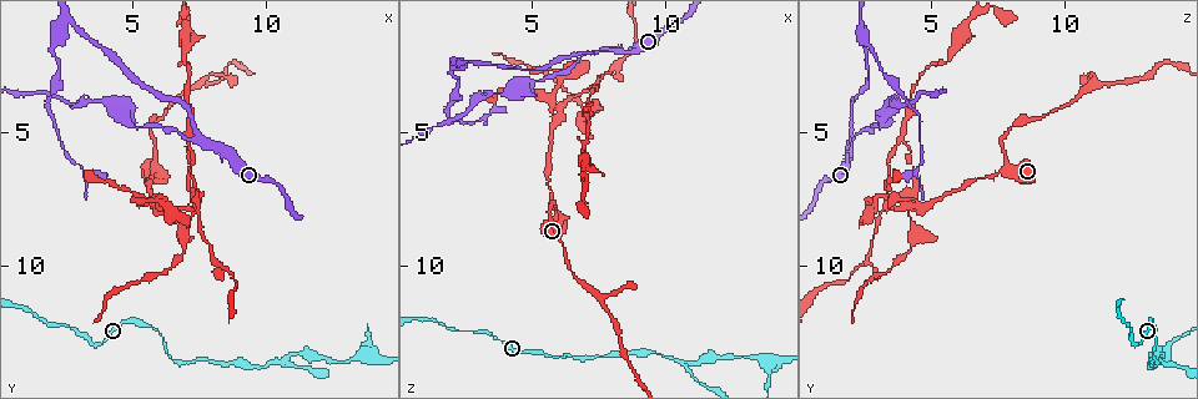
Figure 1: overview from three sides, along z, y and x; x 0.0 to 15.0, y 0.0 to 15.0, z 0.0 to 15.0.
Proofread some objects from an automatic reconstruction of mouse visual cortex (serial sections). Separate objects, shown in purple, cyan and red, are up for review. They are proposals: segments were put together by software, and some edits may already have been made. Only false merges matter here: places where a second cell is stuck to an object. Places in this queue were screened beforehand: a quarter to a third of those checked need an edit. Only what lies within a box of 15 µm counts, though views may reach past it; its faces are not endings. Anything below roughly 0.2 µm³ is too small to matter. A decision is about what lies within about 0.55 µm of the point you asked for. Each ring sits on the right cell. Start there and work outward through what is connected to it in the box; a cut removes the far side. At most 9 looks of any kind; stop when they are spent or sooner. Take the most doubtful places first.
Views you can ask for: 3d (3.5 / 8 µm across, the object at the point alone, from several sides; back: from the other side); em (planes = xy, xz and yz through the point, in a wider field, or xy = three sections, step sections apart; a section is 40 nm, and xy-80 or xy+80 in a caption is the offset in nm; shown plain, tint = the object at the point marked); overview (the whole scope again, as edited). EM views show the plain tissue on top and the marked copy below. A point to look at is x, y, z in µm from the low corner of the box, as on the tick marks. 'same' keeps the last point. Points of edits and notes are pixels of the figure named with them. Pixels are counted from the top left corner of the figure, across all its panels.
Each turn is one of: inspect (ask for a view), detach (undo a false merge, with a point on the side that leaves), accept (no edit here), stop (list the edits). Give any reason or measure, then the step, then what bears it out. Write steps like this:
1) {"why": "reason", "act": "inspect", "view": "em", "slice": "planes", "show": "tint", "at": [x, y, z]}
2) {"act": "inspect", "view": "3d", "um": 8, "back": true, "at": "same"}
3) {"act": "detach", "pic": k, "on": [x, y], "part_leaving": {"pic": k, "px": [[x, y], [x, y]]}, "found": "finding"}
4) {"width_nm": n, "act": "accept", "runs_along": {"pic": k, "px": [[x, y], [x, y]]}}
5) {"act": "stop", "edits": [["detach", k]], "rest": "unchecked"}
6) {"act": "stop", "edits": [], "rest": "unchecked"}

{"act": "inspect", "view": "3d", "um": 8, "at": [8.0, 5.3, 1.9]}

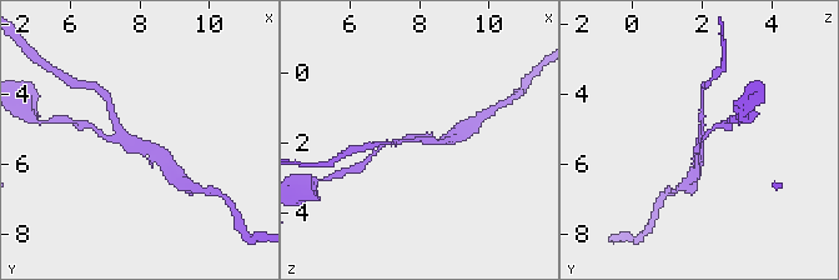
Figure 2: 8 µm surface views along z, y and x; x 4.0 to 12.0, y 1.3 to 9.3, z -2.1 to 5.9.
{"why": "shape alone is not enough", "act": "inspect", "view": "em", "slice": "xy", "step": 2, "show": "tint", "at": [8.0, 5.3, 1.8]}

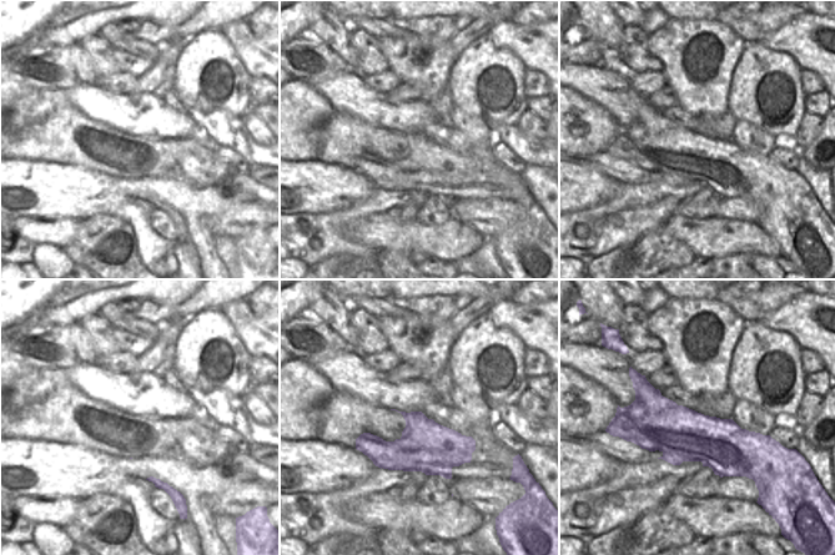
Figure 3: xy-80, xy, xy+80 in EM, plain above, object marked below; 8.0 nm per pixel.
{"act": "detach", "pic": 2, "on": [84, 124], "found": "two cells meet here"}

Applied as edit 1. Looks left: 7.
{"why": "see it whole again", "act": "inspect", "view": "overview"}

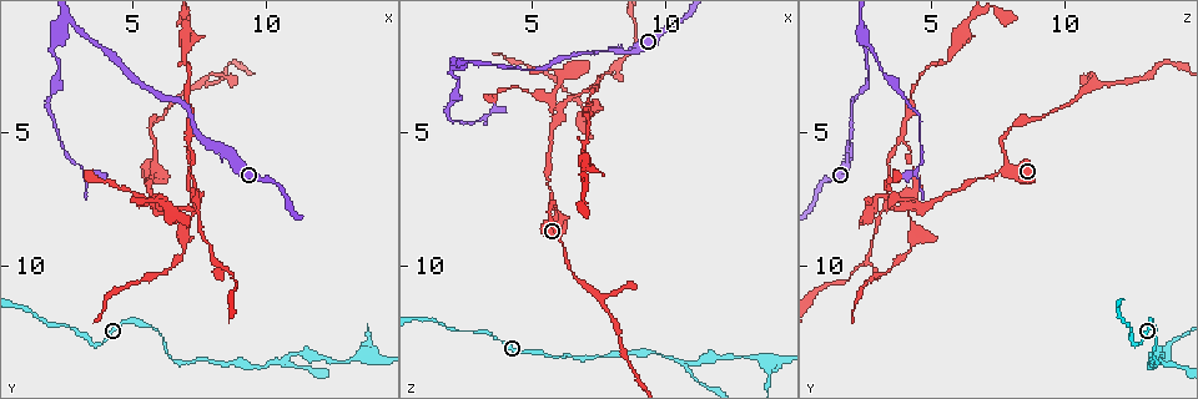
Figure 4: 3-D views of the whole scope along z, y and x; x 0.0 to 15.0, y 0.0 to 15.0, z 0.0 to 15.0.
{"why": "three-way junction", "act": "inspect", "view": "3d", "um": 8, "at": [10.7, 13.5, 13.5]}

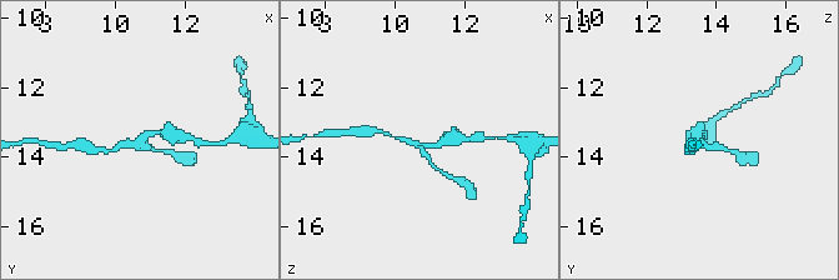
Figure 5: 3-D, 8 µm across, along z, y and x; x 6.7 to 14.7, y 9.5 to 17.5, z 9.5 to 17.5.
{"act": "inspect", "view": "em", "slice": "xy", "step": 2, "show": "tint", "at": [10.7, 13.6, 13.6]}

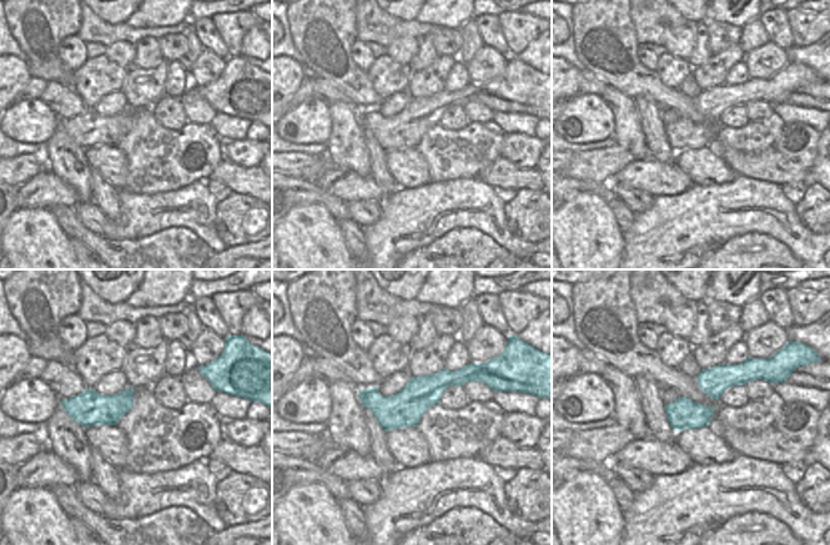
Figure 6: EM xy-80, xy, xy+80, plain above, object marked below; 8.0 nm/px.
{"arms": 3, "act": "accept", "runs_along": {"pic": 5, "px": [[105, 150], [152, 133], [169, 133]]}, "found": "one cell here"}

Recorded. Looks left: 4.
{"why": "two arms in line, one across", "act": "inspect", "view": "3d", "um": 3.5, "at": [5.9, 7.7, 4.7]}

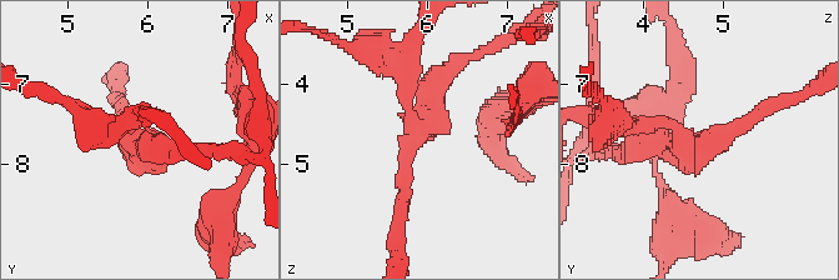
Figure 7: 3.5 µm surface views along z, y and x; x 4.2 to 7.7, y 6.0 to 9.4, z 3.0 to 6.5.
{"arms": 3, "arm_widths_nm": [200, 200, 300], "act": "inspect", "view": "em", "slice": "xy", "step": 2, "show": "tint", "at": [5.90, 7.75, 4.65]}

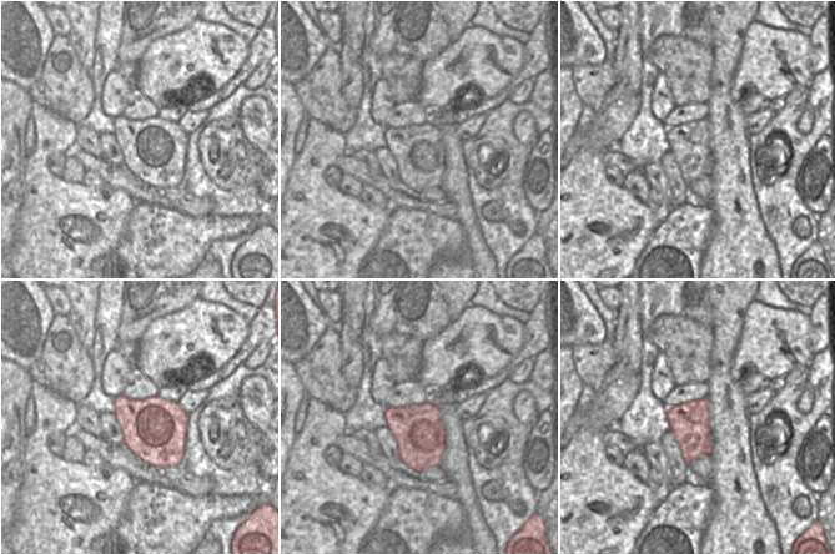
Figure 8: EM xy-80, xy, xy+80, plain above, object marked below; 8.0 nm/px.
{"act": "accept", "runs_along": {"pic": 7, "px": [[759, 113], [706, 144], [626, 148]]}, "found": "continuous, no second cell"}

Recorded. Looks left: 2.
{"why": "abrupt turn", "act": "inspect", "view": "3d", "um": 3.5, "at": [7.4, 7.8, 3.2]}

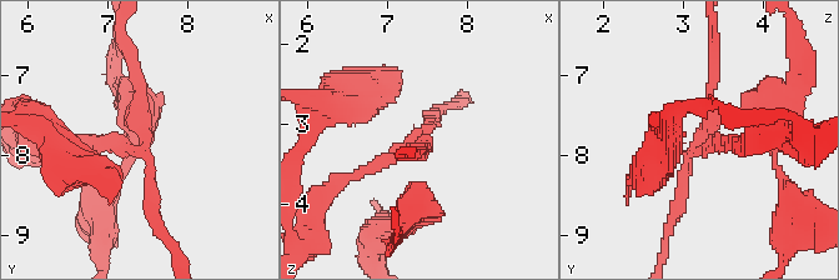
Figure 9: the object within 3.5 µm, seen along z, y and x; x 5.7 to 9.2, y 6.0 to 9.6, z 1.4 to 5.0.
{"act": "inspect", "view": "em", "slice": "xy", "step": 5, "show": "tint", "at": [7.40, 7.85, 3.25]}

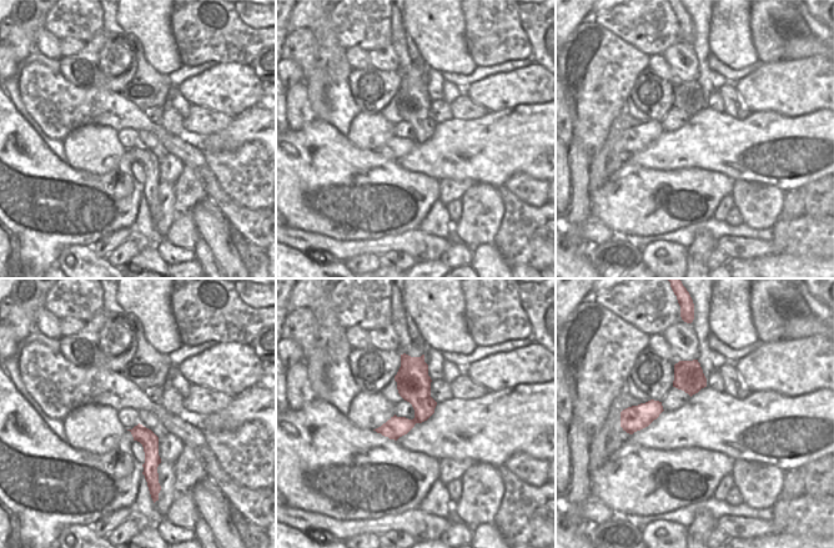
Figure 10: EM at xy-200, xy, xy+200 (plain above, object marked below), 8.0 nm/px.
{"arm_widths_nm": [150, 150, 200], "act": "accept", "runs_along": {"pic": 9, "px": [[64, 144], [145, 140], [132, 66]]}, "found": "all the same cell"}

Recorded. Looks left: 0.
{"act": "stop", "edits": [["detach", 2]], "rest": "unchecked"}

